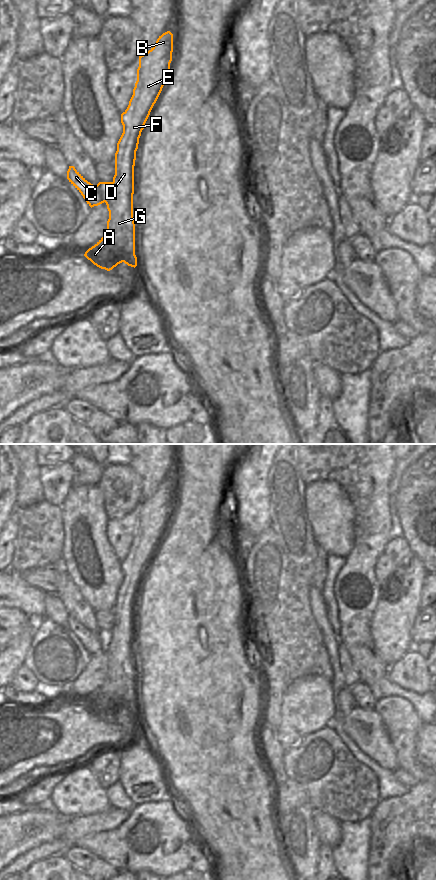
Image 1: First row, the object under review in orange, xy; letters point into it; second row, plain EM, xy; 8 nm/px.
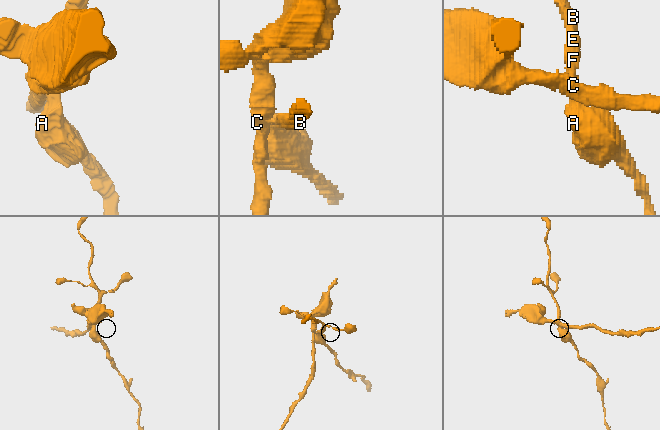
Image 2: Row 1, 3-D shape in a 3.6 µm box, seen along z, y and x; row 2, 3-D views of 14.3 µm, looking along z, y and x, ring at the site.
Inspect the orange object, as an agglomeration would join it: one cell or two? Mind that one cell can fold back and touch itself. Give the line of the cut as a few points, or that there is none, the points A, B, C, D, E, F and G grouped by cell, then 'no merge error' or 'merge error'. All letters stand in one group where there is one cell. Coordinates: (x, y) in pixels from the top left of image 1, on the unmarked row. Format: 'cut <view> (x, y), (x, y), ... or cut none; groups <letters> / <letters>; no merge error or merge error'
cut xy (112, 630), (108, 637), (108, 645), (104, 649); groups A B D E F G / C; merge error

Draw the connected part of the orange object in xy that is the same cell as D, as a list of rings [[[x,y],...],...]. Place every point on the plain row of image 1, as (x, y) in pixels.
[[[170,479],[163,481],[155,493],[145,502],[139,504],[137,529],[133,543],[127,557],[121,562],[123,581],[117,591],[115,601],[115,623],[111,635],[108,637],[109,645],[105,649],[109,659],[107,677],[103,685],[84,704],[94,713],[107,719],[124,710],[128,714],[137,714],[135,703],[135,671],[133,665],[134,642],[134,614],[139,586],[150,560],[156,551],[170,519],[173,500],[173,482]]]

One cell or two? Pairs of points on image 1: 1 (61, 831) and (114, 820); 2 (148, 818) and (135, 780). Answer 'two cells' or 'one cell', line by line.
1: one cell
2: two cells

